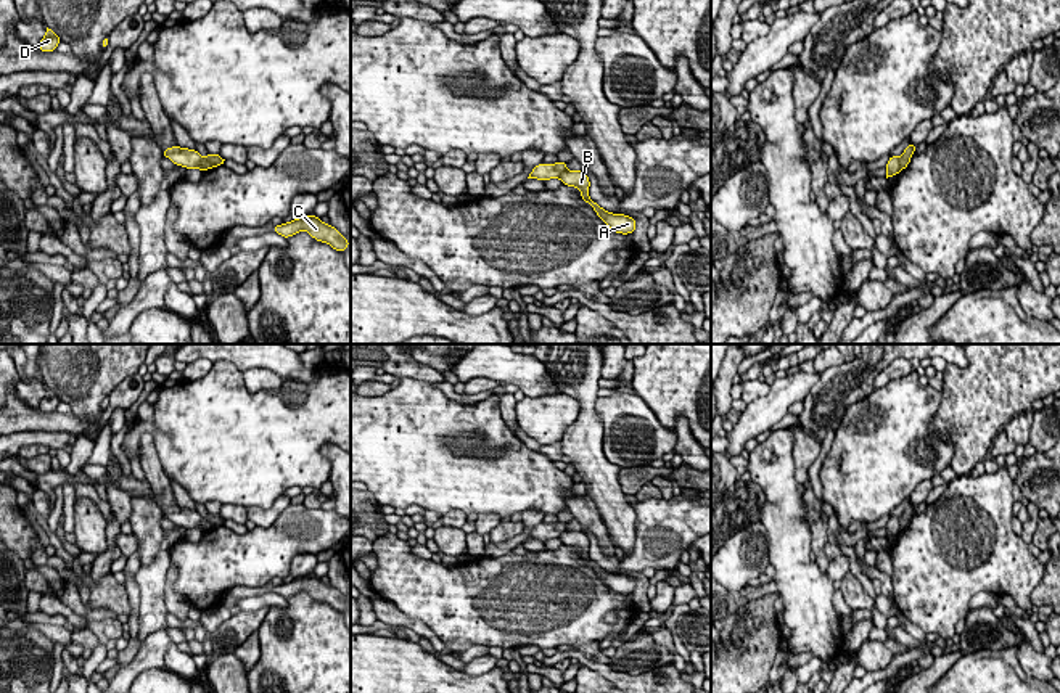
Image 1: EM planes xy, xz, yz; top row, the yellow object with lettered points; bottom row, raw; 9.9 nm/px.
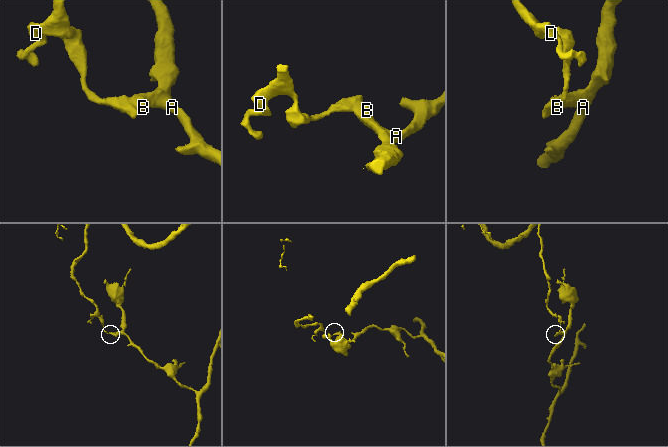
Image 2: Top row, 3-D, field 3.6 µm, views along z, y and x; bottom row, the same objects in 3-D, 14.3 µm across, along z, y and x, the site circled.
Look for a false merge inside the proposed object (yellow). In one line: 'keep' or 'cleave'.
cleave

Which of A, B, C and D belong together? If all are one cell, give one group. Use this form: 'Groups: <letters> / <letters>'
Groups: A B C / D

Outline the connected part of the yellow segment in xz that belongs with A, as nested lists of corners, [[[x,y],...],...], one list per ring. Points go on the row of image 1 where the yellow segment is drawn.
[[[565,170],[558,177],[563,185],[574,187],[581,190],[581,198],[594,207],[597,215],[608,225],[613,232],[627,235],[635,232],[635,219],[624,214],[613,214],[600,207],[595,201],[589,198],[590,180],[582,170]]]

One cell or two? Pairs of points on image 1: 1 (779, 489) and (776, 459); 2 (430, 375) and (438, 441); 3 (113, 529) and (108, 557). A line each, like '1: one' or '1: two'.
1: one
2: two
3: one

